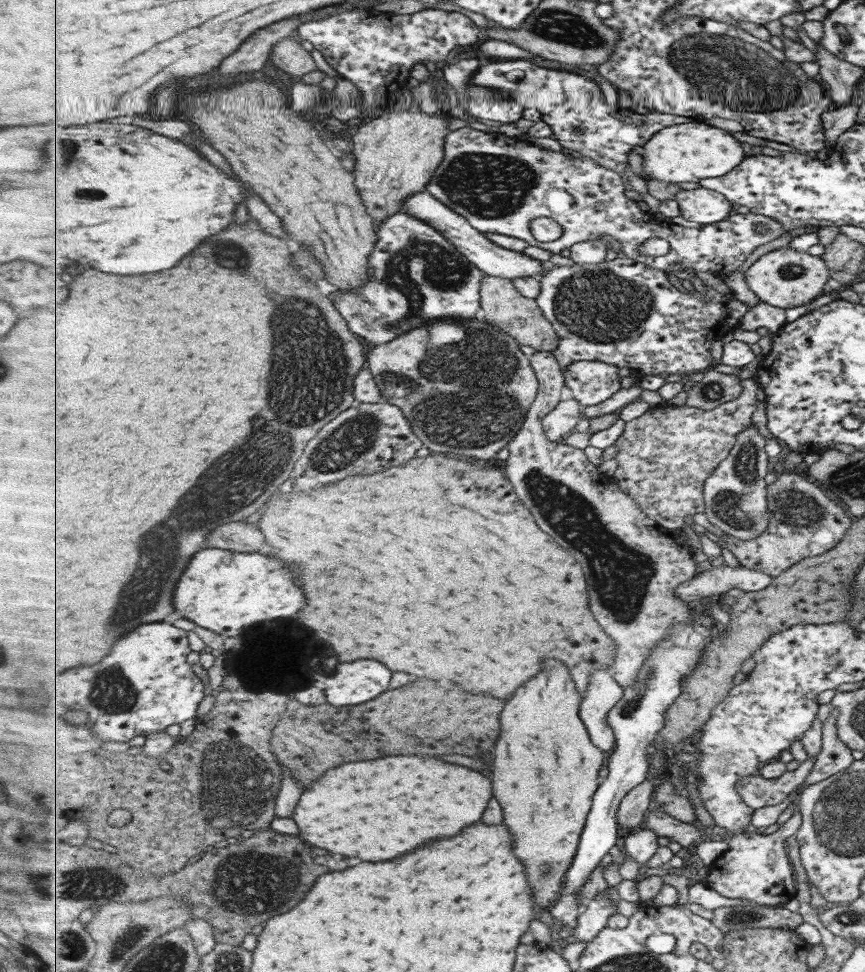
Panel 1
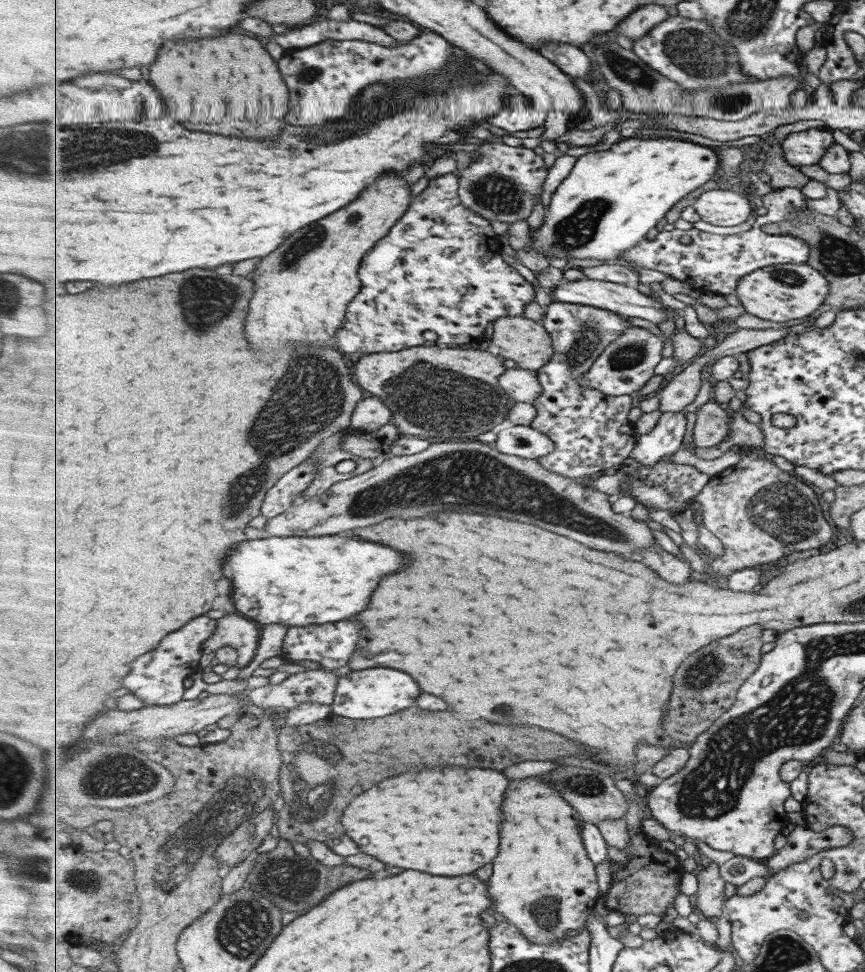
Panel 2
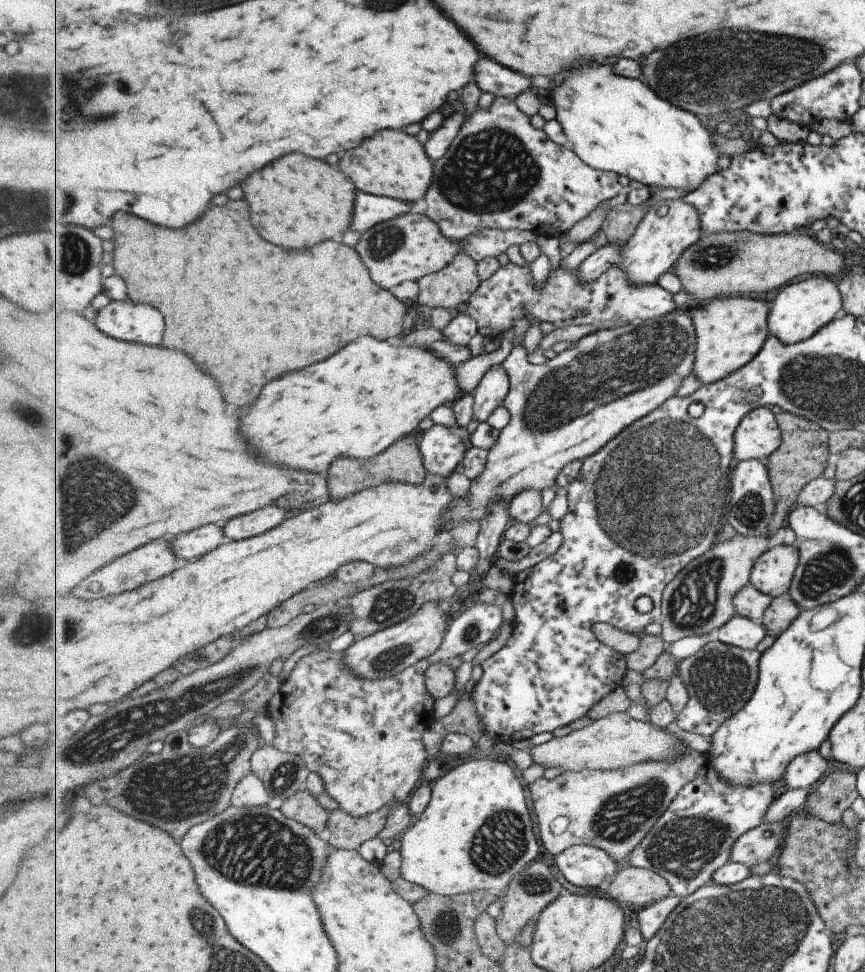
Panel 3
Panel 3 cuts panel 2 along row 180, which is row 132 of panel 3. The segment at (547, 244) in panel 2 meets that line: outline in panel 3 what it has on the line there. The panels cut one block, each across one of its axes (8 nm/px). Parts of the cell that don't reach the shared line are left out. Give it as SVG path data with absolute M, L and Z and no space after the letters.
M589 62L589 64L585 64L585 66L567 70L567 72L563 72L563 74L557 78L557 84L550 90L550 93L546 93L545 91L545 94L543 94L545 100L555 107L557 111L555 119L562 124L565 134L569 139L569 146L593 168L625 175L630 179L642 182L644 186L657 184L660 188L687 188L689 192L693 192L696 188L703 186L711 177L716 176L716 174L719 173L717 171L719 170L719 168L717 168L717 160L719 160L719 156L723 154L716 149L716 145L713 144L712 136L710 135L711 132L701 124L701 120L697 118L696 114L682 109L672 102L667 102L667 100L661 98L651 86L647 86L647 84L641 82L641 80L633 80L633 78L619 76L613 68L615 68L615 66L609 66L609 64Z

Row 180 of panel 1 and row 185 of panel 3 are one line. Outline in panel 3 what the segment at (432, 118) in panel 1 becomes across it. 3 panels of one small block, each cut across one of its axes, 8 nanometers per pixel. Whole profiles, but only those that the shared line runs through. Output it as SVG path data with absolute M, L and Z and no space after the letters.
M381 130L373 140L349 150L339 162L341 170L352 178L359 192L385 195L391 198L417 202L425 198L436 174L435 162L429 158L424 144L405 130Z

